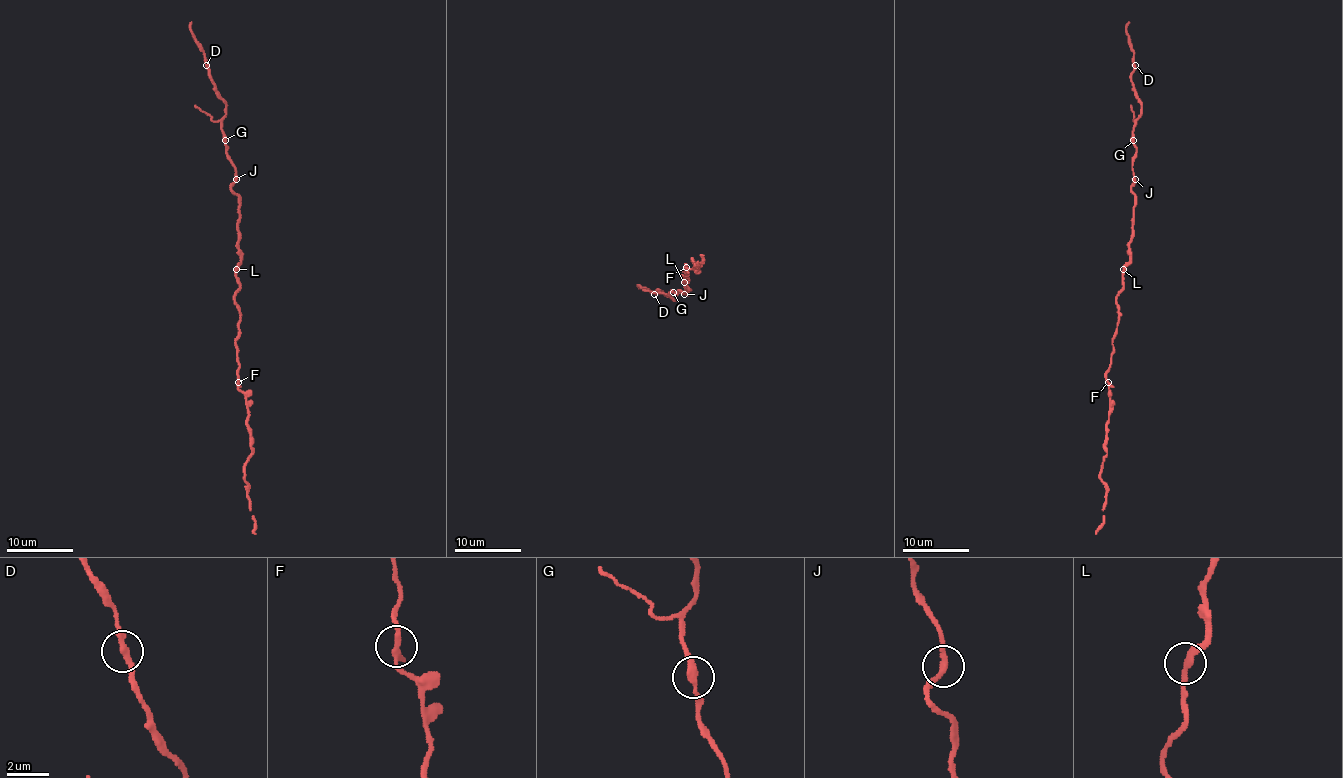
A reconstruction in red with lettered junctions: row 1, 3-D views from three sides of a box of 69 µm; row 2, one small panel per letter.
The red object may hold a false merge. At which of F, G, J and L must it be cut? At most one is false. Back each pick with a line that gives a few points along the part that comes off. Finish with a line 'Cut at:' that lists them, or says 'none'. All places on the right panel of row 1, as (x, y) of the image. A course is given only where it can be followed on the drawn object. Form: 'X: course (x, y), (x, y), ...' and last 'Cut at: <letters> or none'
Cut at: none

